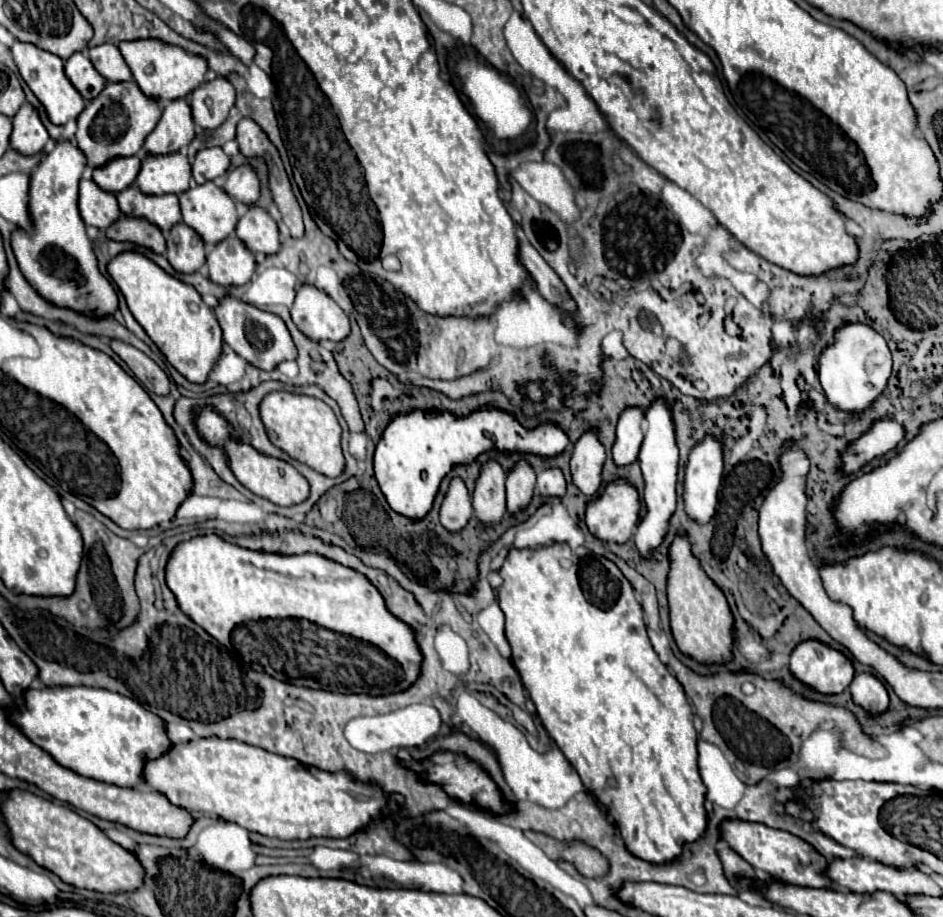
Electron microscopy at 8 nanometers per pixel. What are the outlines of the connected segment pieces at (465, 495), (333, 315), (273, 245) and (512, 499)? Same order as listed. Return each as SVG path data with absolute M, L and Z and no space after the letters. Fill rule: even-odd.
M453 476L441 504L441 524L447 530L461 530L473 516L471 496L461 476Z
M311 284L299 288L291 308L291 318L311 340L341 342L351 332L349 318L339 308L339 304L329 294Z
M249 206L237 222L237 236L257 254L275 254L279 250L279 230L275 220L261 206Z
M519 460L507 470L507 512L523 510L529 504L535 488L535 478L535 470L527 460Z

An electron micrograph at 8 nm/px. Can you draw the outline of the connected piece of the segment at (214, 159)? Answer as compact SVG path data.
M203 148L193 160L193 178L197 184L223 176L229 168L229 156L221 148Z

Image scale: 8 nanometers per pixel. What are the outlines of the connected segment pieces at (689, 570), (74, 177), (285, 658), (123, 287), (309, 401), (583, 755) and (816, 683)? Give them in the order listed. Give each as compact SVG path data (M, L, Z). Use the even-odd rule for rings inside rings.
M677 532L669 544L667 598L671 610L671 630L681 652L699 662L725 662L731 658L733 616L729 604L721 588L715 586L715 582L707 578L703 566L699 566L699 558L691 554L691 542L683 532Z
M55 142L53 152L45 154L31 176L29 214L33 218L33 230L15 230L11 246L21 272L43 298L87 316L103 316L117 310L117 294L97 268L97 258L77 208L77 184L85 168L87 160L73 142Z
M203 534L179 542L173 548L165 566L165 580L183 614L221 646L235 650L251 670L267 672L281 682L311 690L383 696L403 692L419 678L423 654L419 654L419 644L407 622L399 622L399 618L387 610L379 590L367 582L363 574L339 562L331 562L321 554L267 554L263 550L235 546L217 534Z
M127 250L107 262L107 270L127 300L135 320L143 326L157 348L167 356L169 364L191 382L205 382L213 364L221 354L221 328L199 292L151 262L137 250Z
M279 390L263 398L263 402L259 404L259 414L271 442L277 448L285 450L291 458L311 466L325 476L339 476L343 472L345 460L341 454L341 426L333 410L323 400Z
M553 542L539 548L511 548L507 552L499 568L503 584L495 588L495 592L499 608L505 614L505 636L511 646L511 660L537 706L537 716L545 730L615 820L627 850L647 862L665 864L679 856L685 842L697 840L707 824L703 804L705 784L697 770L693 710L683 686L657 658L649 642L643 608L629 580L609 558L593 552L581 560L583 556L587 556L585 548L571 548L567 542Z
M819 640L801 642L791 654L791 672L823 694L839 694L853 680L851 660Z

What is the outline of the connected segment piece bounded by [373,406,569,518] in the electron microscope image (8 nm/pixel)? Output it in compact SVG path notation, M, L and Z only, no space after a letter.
M481 406L467 416L431 414L425 410L411 410L411 414L391 416L381 440L375 448L375 476L389 506L409 518L423 518L433 504L441 478L455 466L473 462L485 450L517 450L539 456L555 456L569 444L567 434L555 424L545 422L535 428L525 428L511 412Z

